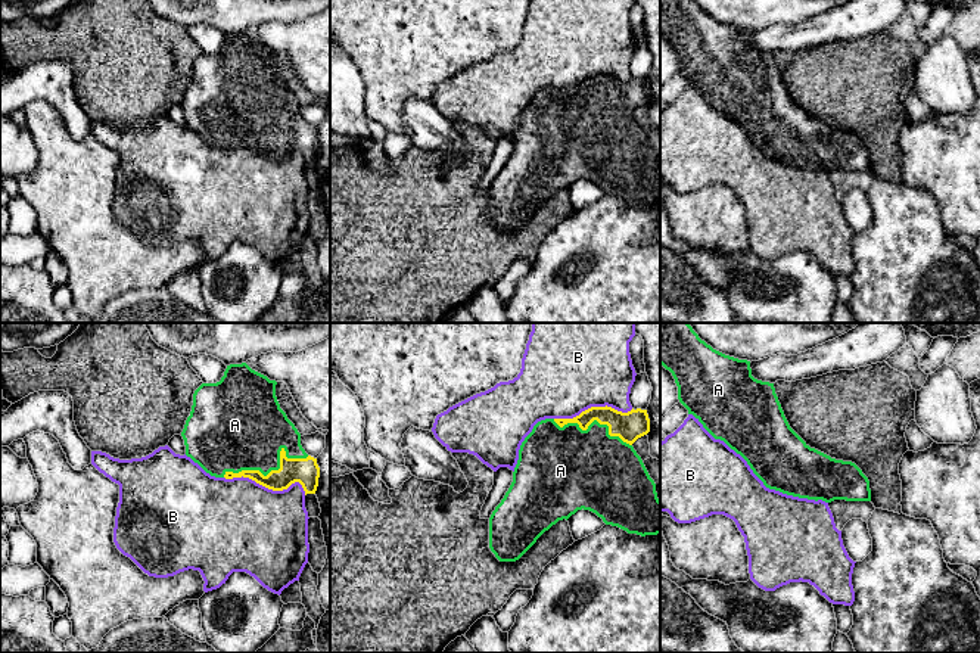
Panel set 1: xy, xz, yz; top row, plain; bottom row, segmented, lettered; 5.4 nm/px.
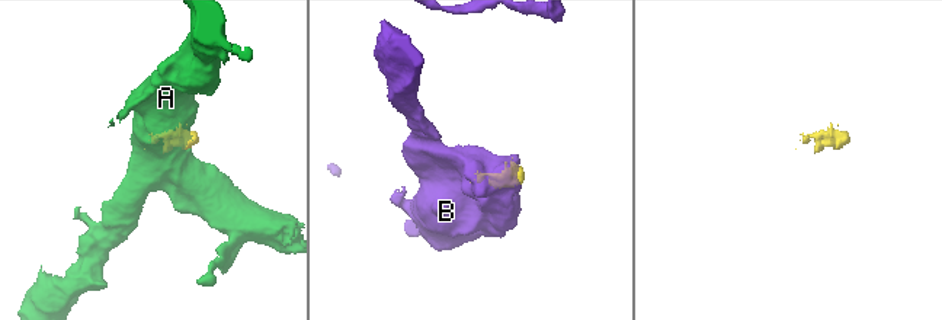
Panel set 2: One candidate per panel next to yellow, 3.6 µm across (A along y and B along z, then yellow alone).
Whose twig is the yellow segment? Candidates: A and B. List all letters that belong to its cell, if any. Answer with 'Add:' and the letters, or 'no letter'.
Add: A

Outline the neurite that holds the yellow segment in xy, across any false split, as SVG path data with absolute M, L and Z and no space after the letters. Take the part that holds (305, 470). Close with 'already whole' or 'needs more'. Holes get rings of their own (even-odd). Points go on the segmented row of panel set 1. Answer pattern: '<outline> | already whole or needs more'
M246 363L227 366L217 383L202 383L193 394L193 405L181 436L186 455L215 478L249 478L283 491L299 482L307 494L315 494L320 478L317 458L301 445L301 433L280 408L276 380L252 370Z | needs more

